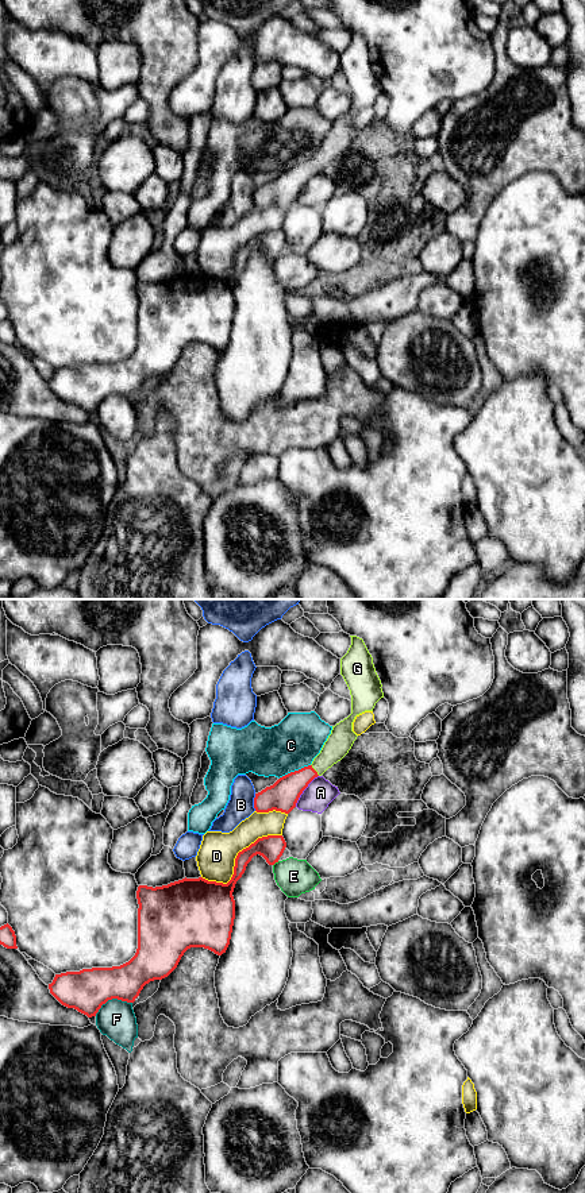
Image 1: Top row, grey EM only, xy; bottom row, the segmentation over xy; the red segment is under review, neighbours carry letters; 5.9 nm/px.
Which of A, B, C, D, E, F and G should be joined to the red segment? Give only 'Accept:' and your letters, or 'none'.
Accept: G

